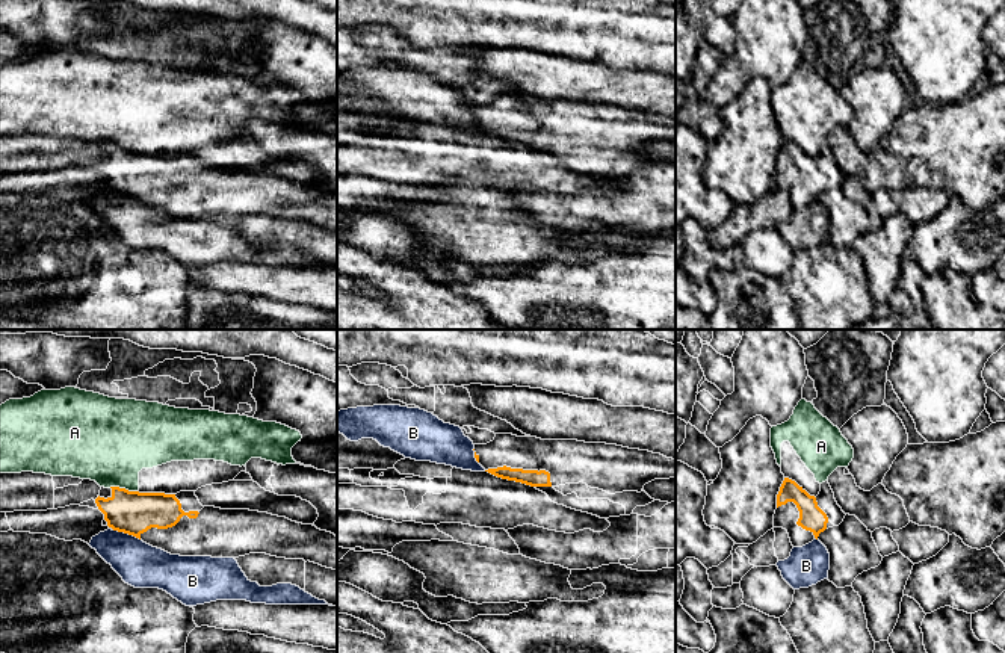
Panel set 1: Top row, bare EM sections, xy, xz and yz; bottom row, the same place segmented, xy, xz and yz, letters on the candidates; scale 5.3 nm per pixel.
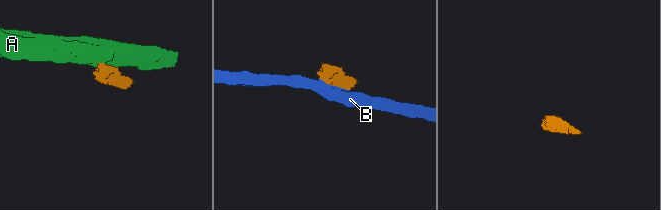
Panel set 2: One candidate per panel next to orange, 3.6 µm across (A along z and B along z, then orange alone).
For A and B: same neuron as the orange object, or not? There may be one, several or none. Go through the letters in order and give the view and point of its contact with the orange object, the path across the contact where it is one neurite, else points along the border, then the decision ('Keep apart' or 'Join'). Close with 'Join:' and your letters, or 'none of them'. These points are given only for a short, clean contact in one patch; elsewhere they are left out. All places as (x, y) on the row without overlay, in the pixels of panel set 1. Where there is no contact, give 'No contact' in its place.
A: Touches orange at xy (123, 150). Boundary: xy (109, 148), (124, 148), (136, 153). Keep apart
B: Touches orange at xy (127, 194). Keep apart
Join: none of them

